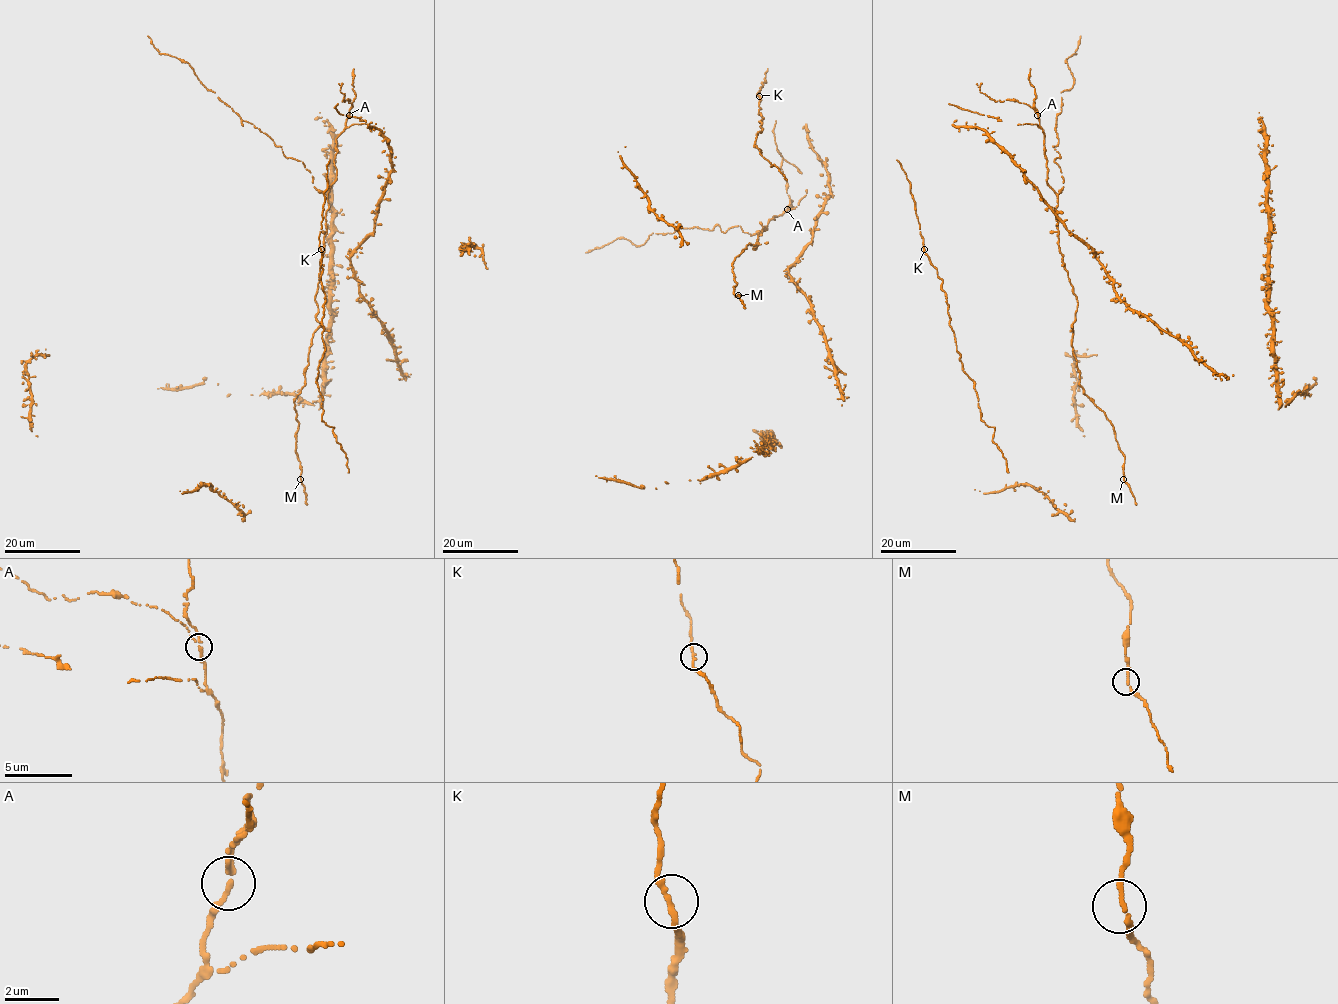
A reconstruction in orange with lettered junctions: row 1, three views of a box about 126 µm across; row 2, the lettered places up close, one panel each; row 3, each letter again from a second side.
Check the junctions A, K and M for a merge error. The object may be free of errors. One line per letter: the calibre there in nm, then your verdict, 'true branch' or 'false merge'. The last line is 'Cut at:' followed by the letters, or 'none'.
A: 220 nm thick; false merge
K: 240 nm thick; true branch
M: 220 nm thick; true branch
Cut at: A

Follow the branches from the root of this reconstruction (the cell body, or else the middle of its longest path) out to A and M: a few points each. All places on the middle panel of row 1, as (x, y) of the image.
A: (772, 218), (786, 210)
M: (772, 218), (758, 234), (756, 249), (758, 245), (748, 244), (734, 259), (733, 293), (738, 295)

